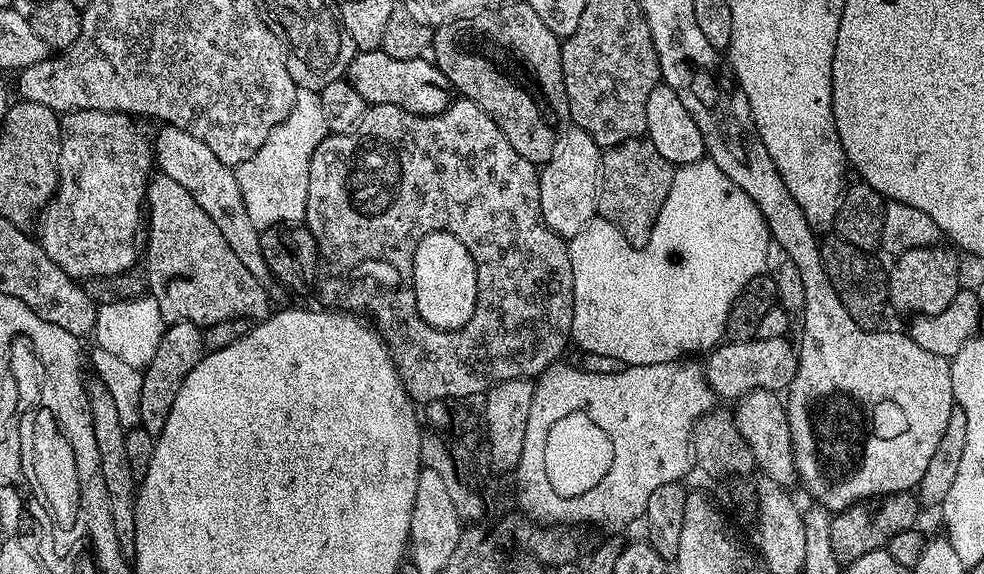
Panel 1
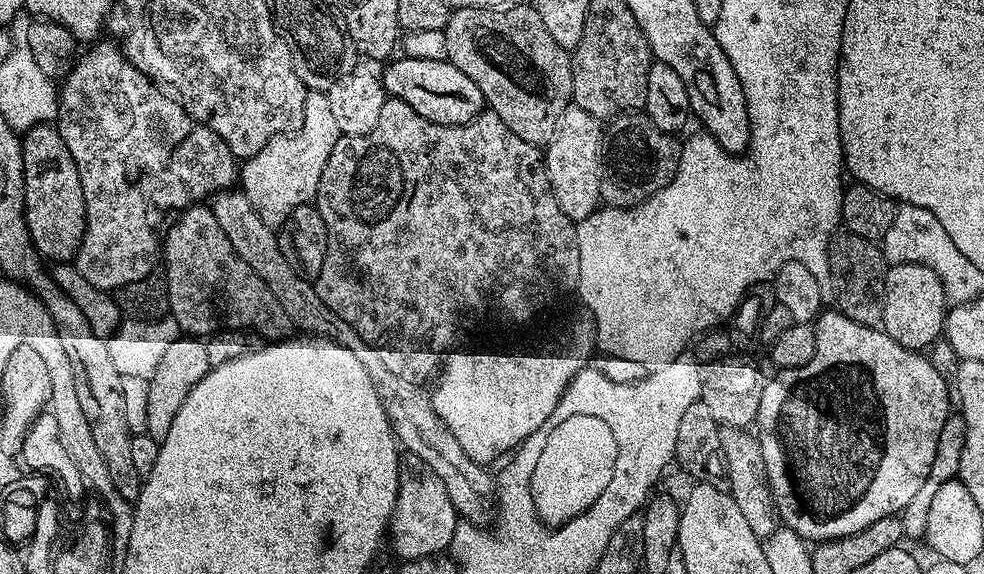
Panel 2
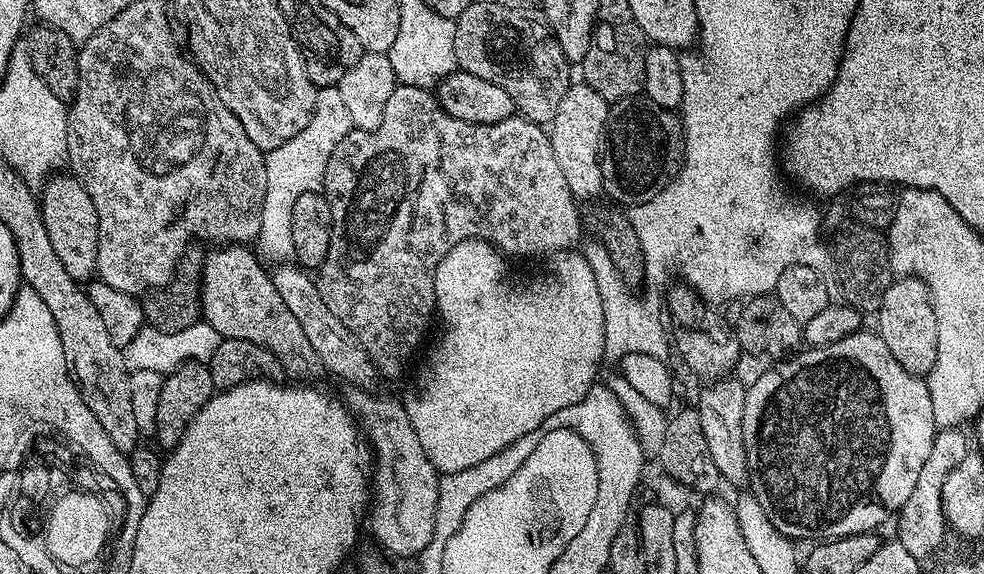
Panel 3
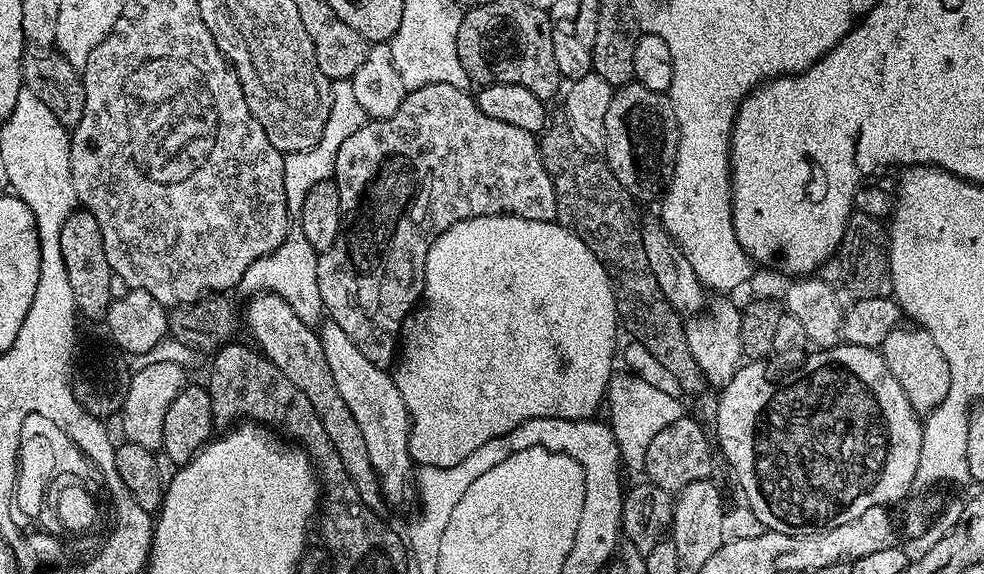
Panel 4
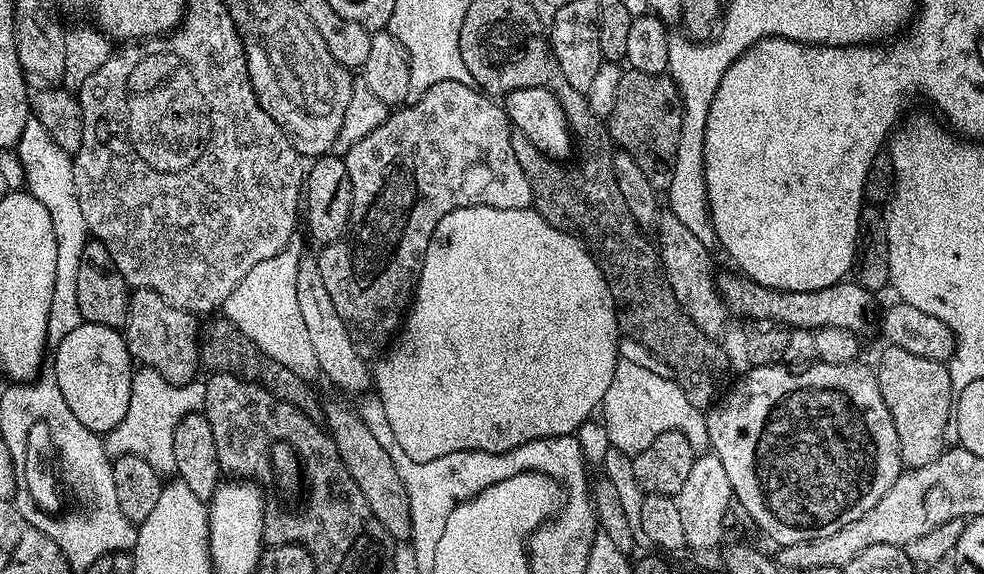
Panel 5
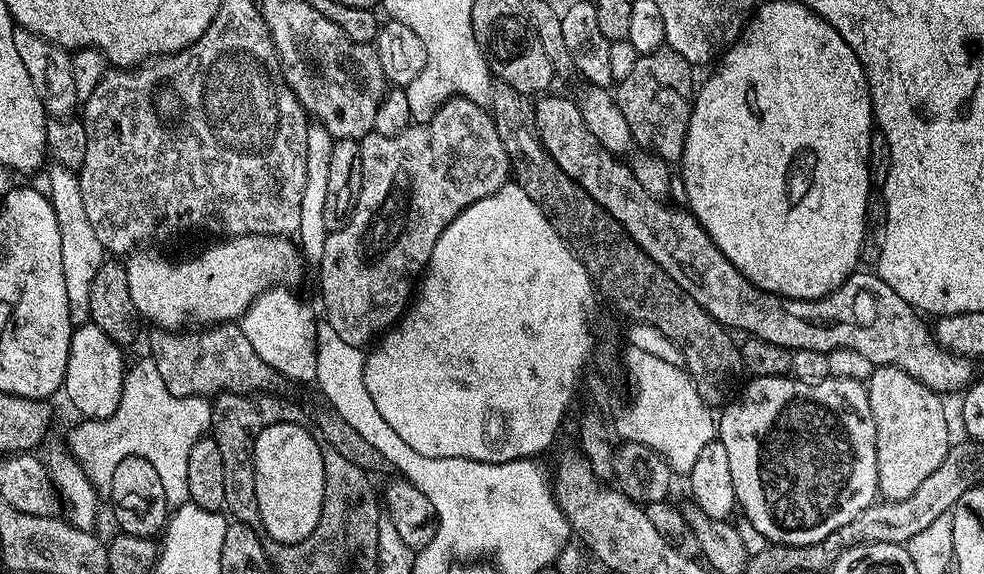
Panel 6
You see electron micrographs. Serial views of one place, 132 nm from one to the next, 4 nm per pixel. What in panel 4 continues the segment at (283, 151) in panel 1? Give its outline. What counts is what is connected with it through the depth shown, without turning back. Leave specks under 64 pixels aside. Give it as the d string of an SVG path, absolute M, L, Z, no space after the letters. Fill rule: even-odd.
M351 79L332 81L332 113L322 130L322 138L310 150L301 152L290 152L284 158L284 185L286 186L286 202L289 213L299 213L302 206L302 198L306 198L306 193L318 182L333 179L336 170L336 159L338 150L342 150L342 142L354 134L366 122L366 117L362 106L356 104L354 98L354 86ZM299 230L289 231L287 238L269 256L258 258L258 262L242 274L238 288L247 294L273 292L288 303L302 322L313 326L319 325L325 315L322 294L318 290L318 253Z

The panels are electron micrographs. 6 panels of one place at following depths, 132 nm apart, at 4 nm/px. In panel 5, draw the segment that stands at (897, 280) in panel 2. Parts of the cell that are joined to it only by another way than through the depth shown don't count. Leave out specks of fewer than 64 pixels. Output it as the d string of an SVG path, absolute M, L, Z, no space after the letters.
M891 346L885 347L880 361L874 364L878 390L882 390L882 398L890 410L890 418L894 418L894 430L898 430L898 446L900 462L905 469L930 466L945 451L944 431L950 428L950 417L953 415L954 391L952 388L947 363L930 358L921 358L918 354L910 354L910 350L902 350Z

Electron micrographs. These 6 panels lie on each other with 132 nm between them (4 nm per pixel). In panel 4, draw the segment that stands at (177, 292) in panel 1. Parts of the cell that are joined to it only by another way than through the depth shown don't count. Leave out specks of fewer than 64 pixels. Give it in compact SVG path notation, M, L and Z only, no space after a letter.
M273 292L256 294L249 300L252 301L249 302L248 309L242 312L242 320L243 323L244 320L248 323L248 332L256 339L255 347L267 360L272 360L274 366L278 366L278 370L282 370L282 374L286 374L286 378L290 378L290 382L294 382L294 386L302 390L302 394L306 394L306 399L310 401L310 406L314 406L314 414L318 414L330 442L334 442L334 450L338 450L338 458L342 458L342 466L346 466L346 474L350 474L354 490L358 490L367 508L379 509L382 504L380 480L370 462L362 430L358 422L354 422L350 406L346 406L346 401L338 391L334 374L330 374L326 354L322 354L319 331L313 325L302 322L302 318L298 318L298 314L290 310L288 303Z

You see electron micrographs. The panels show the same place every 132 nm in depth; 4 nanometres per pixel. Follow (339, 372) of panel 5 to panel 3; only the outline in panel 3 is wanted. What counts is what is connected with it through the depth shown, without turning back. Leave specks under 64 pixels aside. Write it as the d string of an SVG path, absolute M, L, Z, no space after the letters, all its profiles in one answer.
M364 386L348 389L348 410L362 429L371 459L372 456L376 459L376 465L370 468L372 532L386 551L396 556L419 557L434 534L441 473L426 458L426 450L422 450L422 442L414 434L408 412L397 397L395 400L392 396L375 396Z

